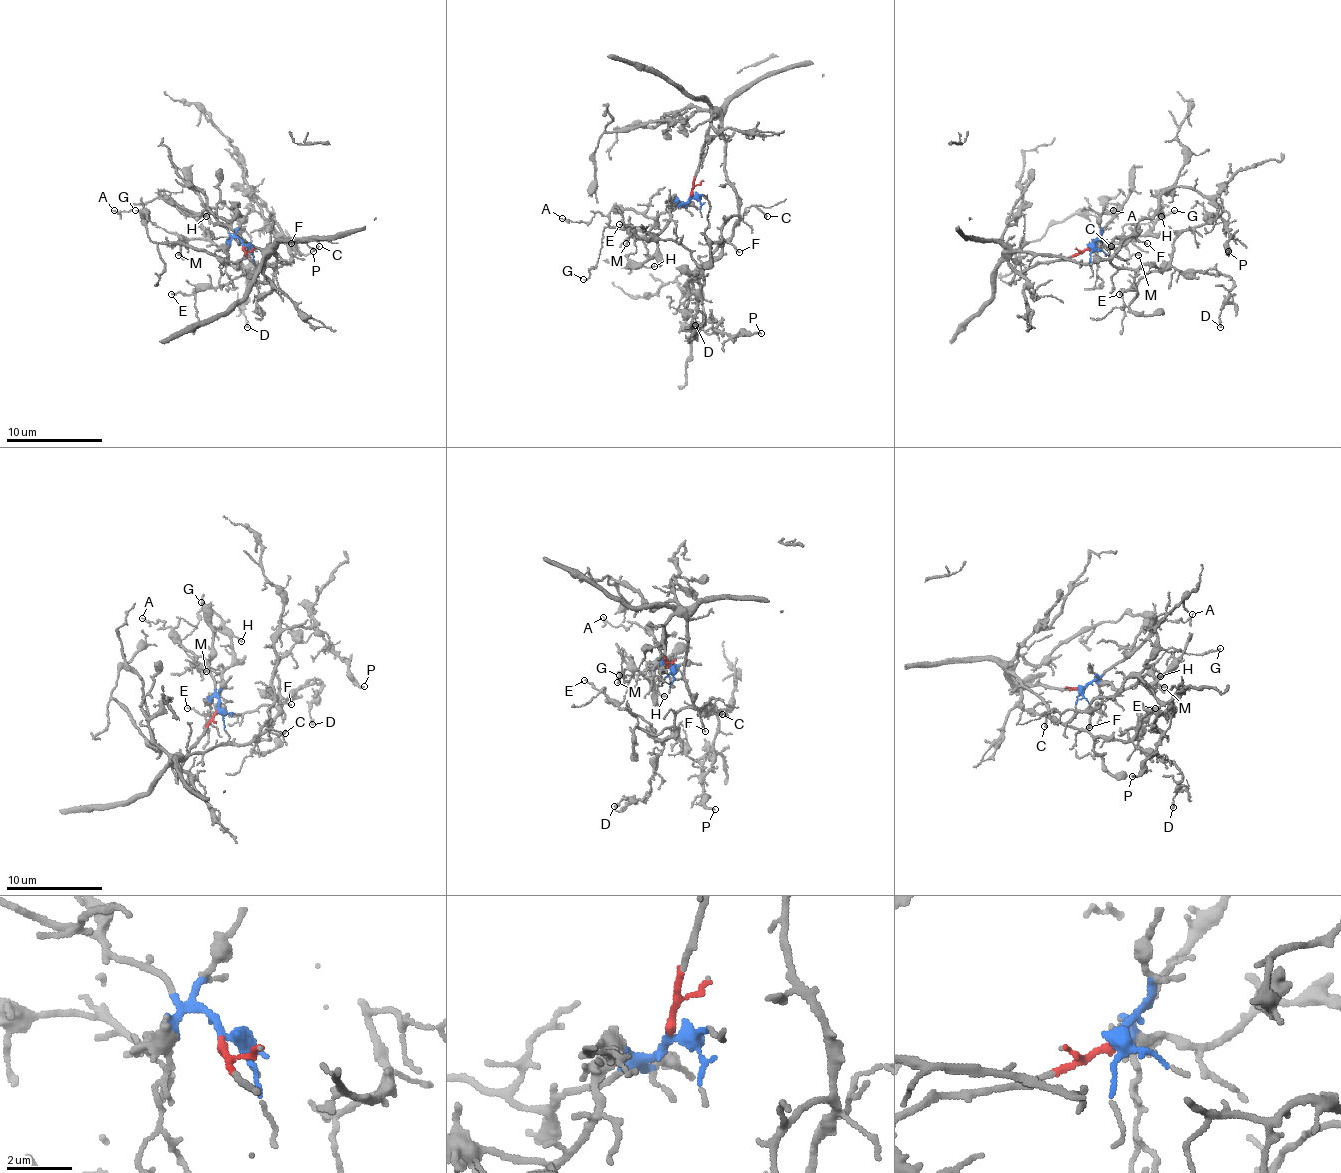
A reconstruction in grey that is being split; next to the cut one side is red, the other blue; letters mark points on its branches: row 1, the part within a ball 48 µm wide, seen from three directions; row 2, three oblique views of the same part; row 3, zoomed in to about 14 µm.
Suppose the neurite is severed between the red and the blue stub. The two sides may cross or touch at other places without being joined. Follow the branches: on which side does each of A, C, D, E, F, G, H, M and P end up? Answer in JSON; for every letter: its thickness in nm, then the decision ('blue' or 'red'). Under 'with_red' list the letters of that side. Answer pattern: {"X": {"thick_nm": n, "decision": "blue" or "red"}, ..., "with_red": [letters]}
{"A": {"thick_nm": 110, "decision": "blue"}, "C": {"thick_nm": 150, "decision": "red"}, "D": {"thick_nm": 180, "decision": "red"}, "E": {"thick_nm": 120, "decision": "red"}, "F": {"thick_nm": 120, "decision": "red"}, "G": {"thick_nm": 130, "decision": "blue"}, "H": {"thick_nm": 140, "decision": "blue"}, "M": {"thick_nm": 110, "decision": "blue"}, "P": {"thick_nm": 140, "decision": "red"}, "with_red": ["C", "D", "E", "F", "P"]}

